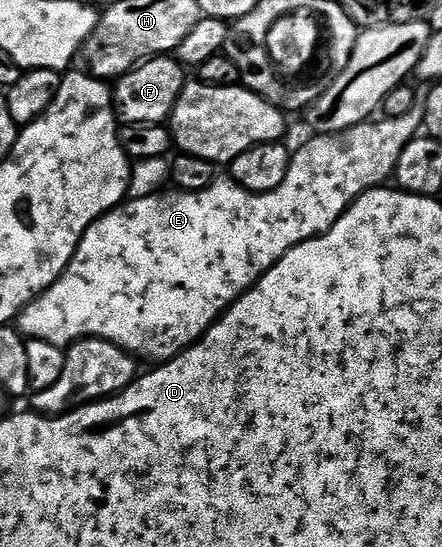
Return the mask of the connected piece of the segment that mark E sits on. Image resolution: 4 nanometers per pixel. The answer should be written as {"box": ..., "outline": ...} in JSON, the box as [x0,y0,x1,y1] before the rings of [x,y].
{"box":[17,109,422,364],"outline":[[[415,109],[412,112],[404,112],[404,116],[383,117],[381,121],[367,120],[358,126],[343,130],[340,136],[314,136],[311,142],[304,143],[299,150],[295,149],[291,153],[288,176],[284,176],[284,184],[280,184],[280,188],[276,188],[272,192],[253,194],[251,190],[246,190],[239,182],[235,182],[233,178],[218,176],[215,177],[211,186],[200,192],[170,188],[163,193],[153,194],[147,198],[130,198],[123,202],[119,209],[110,211],[109,214],[98,218],[89,226],[63,274],[18,313],[17,329],[27,339],[44,340],[48,344],[63,348],[69,348],[73,342],[79,342],[81,338],[103,338],[116,344],[122,350],[127,350],[134,355],[135,359],[147,358],[150,364],[169,362],[177,354],[187,350],[195,342],[199,342],[208,332],[208,328],[214,325],[214,321],[221,318],[222,313],[240,295],[247,294],[251,288],[257,286],[259,280],[292,248],[296,248],[301,242],[307,242],[310,238],[317,238],[319,234],[328,233],[336,224],[336,220],[340,220],[340,216],[353,204],[354,199],[366,193],[367,190],[381,187],[393,179],[394,169],[400,160],[400,152],[404,152],[404,148],[422,130],[422,116]]]}

